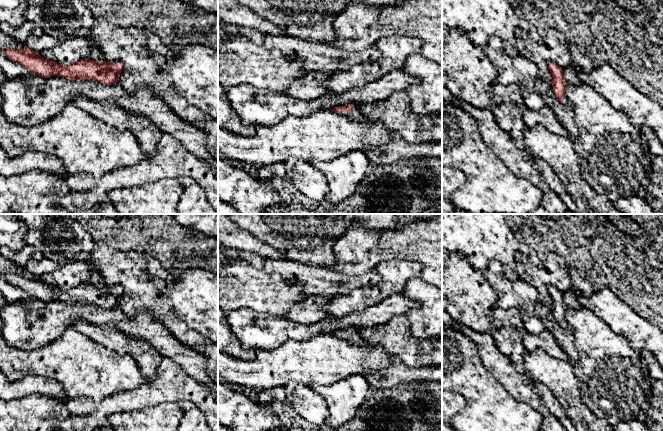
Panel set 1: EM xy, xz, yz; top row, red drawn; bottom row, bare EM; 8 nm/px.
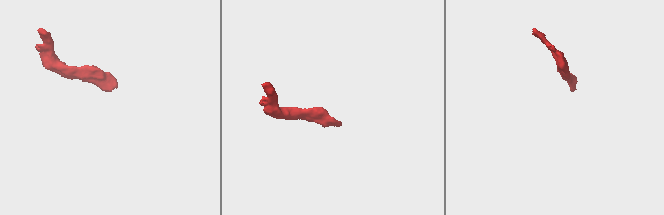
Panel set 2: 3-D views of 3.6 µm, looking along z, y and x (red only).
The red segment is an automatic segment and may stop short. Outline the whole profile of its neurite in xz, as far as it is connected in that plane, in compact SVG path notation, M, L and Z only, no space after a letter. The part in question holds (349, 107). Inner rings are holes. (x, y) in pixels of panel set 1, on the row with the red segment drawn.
M353 104L334 107L331 111L338 113L338 114L343 114L352 121L360 121L360 122L367 121L362 111Z

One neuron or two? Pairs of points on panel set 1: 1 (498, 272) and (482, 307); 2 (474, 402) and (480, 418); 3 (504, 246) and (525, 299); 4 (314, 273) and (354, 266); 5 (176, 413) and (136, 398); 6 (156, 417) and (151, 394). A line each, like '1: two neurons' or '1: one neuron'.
1: two neurons
2: one neuron
3: two neurons
4: two neurons
5: two neurons
6: two neurons

